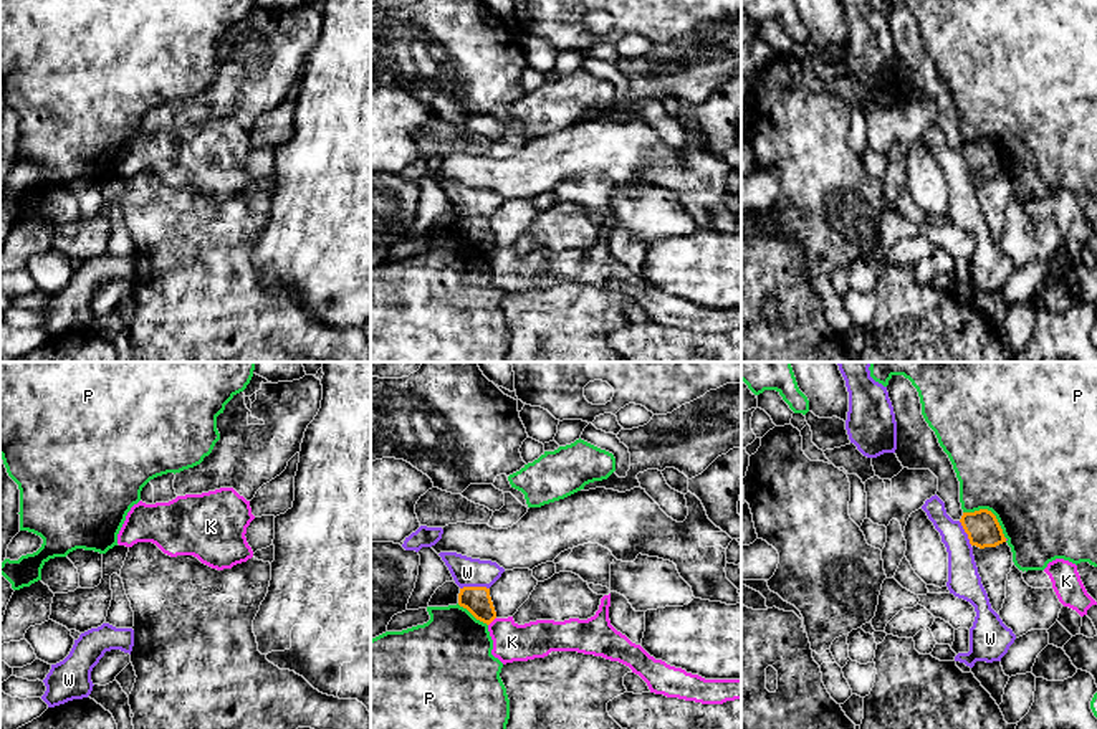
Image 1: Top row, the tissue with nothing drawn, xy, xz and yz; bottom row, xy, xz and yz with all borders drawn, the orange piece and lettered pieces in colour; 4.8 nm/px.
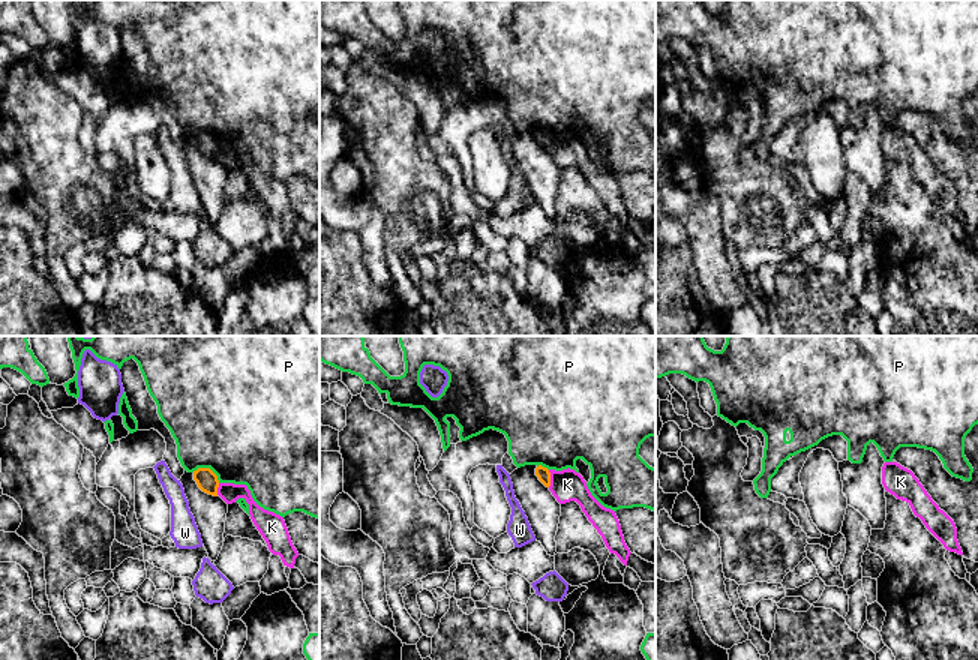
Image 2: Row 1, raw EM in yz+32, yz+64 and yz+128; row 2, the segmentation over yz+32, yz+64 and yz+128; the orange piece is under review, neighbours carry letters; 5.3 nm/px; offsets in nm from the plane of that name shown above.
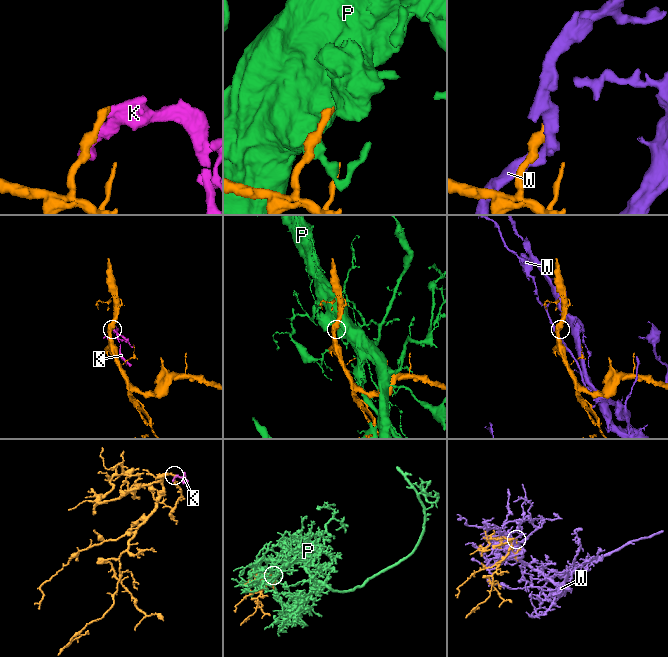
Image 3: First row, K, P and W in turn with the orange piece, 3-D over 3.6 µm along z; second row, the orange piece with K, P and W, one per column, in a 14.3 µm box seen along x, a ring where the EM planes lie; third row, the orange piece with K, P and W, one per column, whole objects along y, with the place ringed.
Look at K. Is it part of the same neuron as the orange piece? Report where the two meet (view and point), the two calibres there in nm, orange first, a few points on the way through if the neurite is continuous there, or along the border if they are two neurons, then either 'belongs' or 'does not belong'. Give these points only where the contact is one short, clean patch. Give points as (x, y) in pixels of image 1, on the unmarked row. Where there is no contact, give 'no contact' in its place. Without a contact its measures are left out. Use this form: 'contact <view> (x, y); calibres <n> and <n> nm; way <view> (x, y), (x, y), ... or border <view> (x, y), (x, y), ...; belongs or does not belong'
contact xz (492, 250); calibres 140 and 190 nm; border xz (495, 247), (488, 255); does not belong

